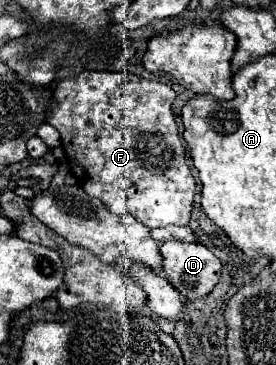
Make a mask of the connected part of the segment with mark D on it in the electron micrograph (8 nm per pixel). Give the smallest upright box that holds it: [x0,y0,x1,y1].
[160,240,222,300]

